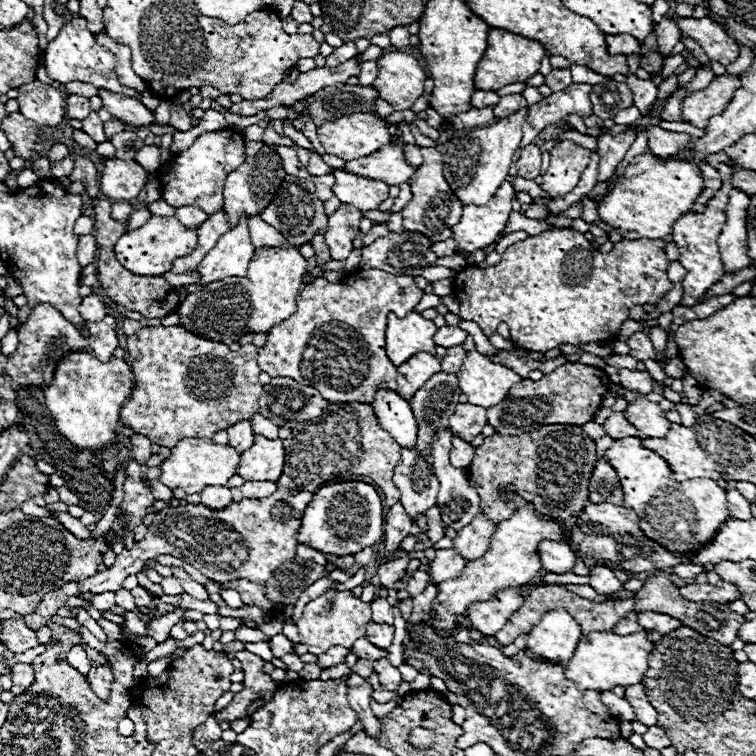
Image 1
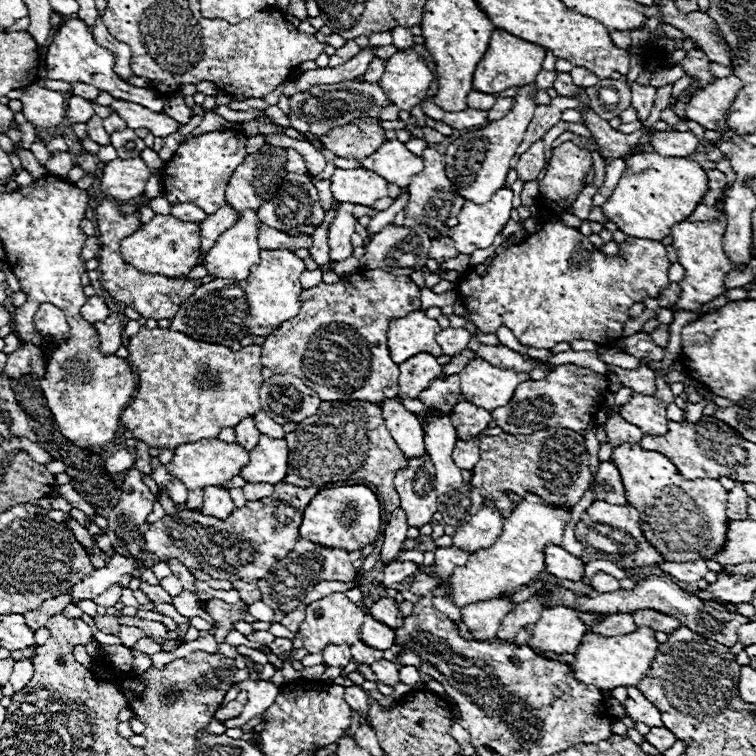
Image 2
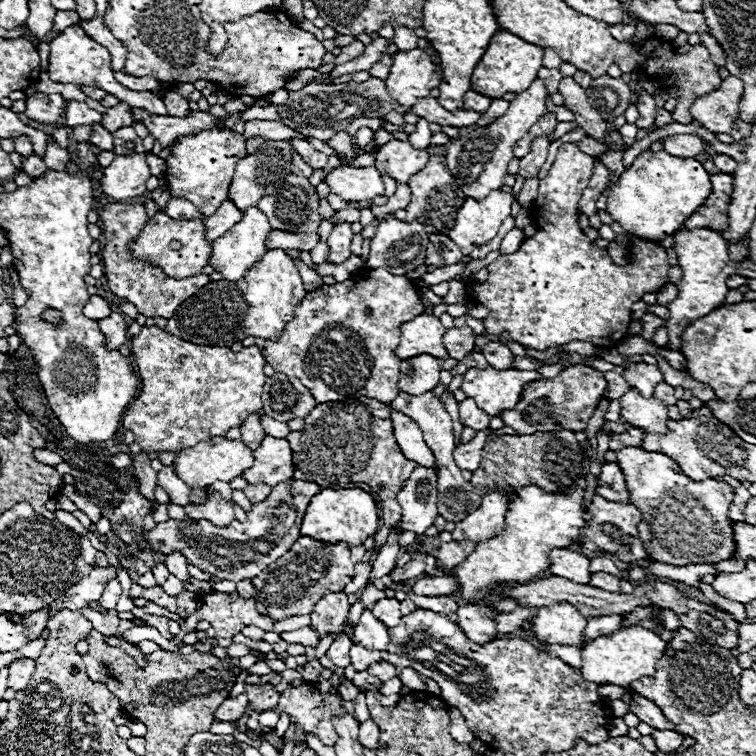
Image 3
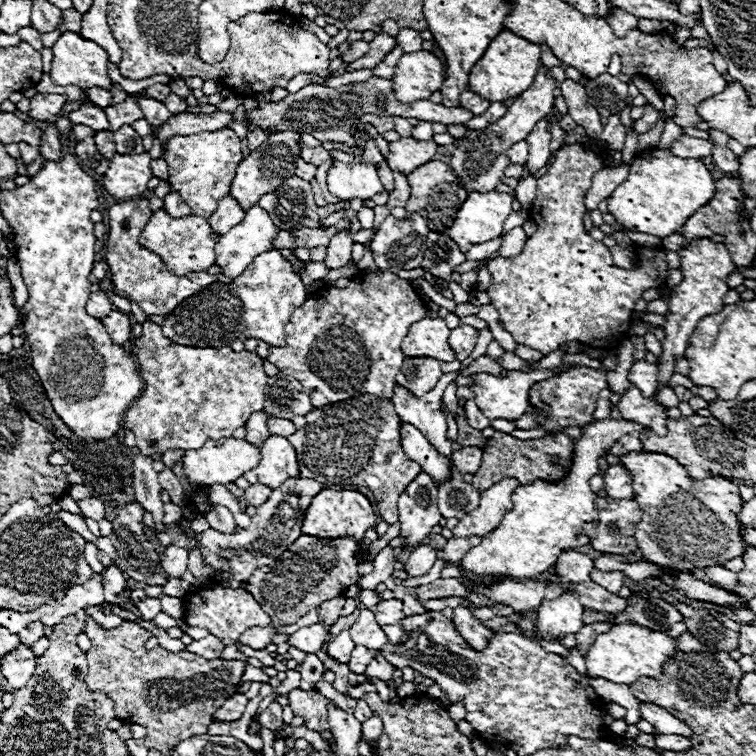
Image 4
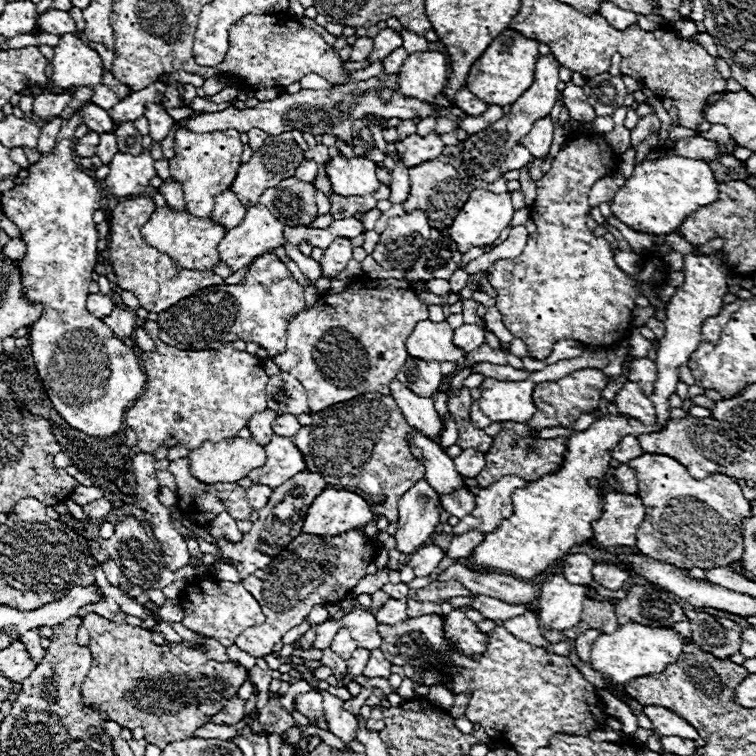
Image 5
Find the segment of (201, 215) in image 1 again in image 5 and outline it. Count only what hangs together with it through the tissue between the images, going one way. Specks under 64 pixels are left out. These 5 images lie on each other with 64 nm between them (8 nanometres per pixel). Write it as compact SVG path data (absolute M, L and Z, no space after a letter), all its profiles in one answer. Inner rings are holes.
M166 180L166 182L160 186L160 194L164 196L166 204L168 204L172 210L186 210L184 194L182 194L182 188L180 188L178 182Z

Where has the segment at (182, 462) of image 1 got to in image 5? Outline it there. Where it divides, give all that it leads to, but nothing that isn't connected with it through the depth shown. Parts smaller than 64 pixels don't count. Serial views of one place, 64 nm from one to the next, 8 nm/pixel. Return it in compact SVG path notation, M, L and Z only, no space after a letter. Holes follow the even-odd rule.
M226 438L222 442L206 442L200 448L190 450L190 472L196 476L196 480L202 480L204 484L216 484L216 482L238 482L240 478L248 476L250 470L260 468L266 460L266 452L260 444L244 438Z

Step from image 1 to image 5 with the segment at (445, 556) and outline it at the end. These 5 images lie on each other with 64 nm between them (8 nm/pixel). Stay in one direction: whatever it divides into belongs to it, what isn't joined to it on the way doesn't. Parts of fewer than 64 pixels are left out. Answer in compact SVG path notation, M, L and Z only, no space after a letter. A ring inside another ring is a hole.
M466 532L462 536L454 536L446 550L446 556L454 558L454 560L468 558L470 552L482 542L482 538L484 538L484 534L480 534L480 532Z

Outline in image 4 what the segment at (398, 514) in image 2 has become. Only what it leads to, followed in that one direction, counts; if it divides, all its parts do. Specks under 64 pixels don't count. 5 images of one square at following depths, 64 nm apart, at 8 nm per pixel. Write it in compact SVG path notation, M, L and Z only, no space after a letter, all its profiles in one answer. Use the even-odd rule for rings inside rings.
M388 544L386 548L382 548L382 552L376 554L376 558L372 560L374 570L368 576L360 578L360 588L370 588L374 590L376 584L384 582L392 572L394 572L394 548Z

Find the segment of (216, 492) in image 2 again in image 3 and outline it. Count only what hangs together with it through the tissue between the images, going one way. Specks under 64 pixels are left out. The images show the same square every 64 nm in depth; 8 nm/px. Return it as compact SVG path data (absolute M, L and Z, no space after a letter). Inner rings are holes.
M220 494L208 496L204 504L188 504L184 510L192 518L206 518L218 526L228 526L234 520L234 506Z

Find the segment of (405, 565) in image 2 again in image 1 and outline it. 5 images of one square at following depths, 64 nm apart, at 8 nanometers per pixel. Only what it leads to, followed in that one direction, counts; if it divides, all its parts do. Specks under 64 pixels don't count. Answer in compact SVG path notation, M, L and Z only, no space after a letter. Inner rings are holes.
M396 558L396 560L390 560L388 564L382 564L382 566L376 570L376 574L378 574L378 578L380 578L380 584L382 584L384 588L392 588L392 584L398 582L400 574L404 572L406 564L408 564L408 558Z

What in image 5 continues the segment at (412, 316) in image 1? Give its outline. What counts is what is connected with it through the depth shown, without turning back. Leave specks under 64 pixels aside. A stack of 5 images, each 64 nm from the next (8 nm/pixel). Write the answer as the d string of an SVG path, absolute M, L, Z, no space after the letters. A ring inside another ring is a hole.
M422 320L414 326L414 332L408 336L406 350L410 356L420 360L436 360L436 362L458 362L464 352L452 344L454 330L448 322L432 322Z

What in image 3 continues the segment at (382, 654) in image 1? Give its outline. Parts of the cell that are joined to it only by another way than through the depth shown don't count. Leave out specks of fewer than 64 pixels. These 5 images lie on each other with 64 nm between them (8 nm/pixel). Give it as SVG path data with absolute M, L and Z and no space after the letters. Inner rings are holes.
M354 644L352 650L350 650L350 656L352 656L352 666L354 666L358 672L366 670L372 662L380 660L380 652L378 652L378 650L362 648L362 644Z

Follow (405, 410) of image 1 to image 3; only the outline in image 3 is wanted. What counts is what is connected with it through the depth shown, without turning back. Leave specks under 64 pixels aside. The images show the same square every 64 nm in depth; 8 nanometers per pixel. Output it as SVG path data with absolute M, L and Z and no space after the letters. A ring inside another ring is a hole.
M390 406L390 416L392 416L392 430L394 430L394 436L396 436L396 442L402 450L402 454L408 460L414 460L422 466L436 468L432 450L426 446L418 424L414 420L410 420L410 416L404 416L402 412L398 412L392 406Z

